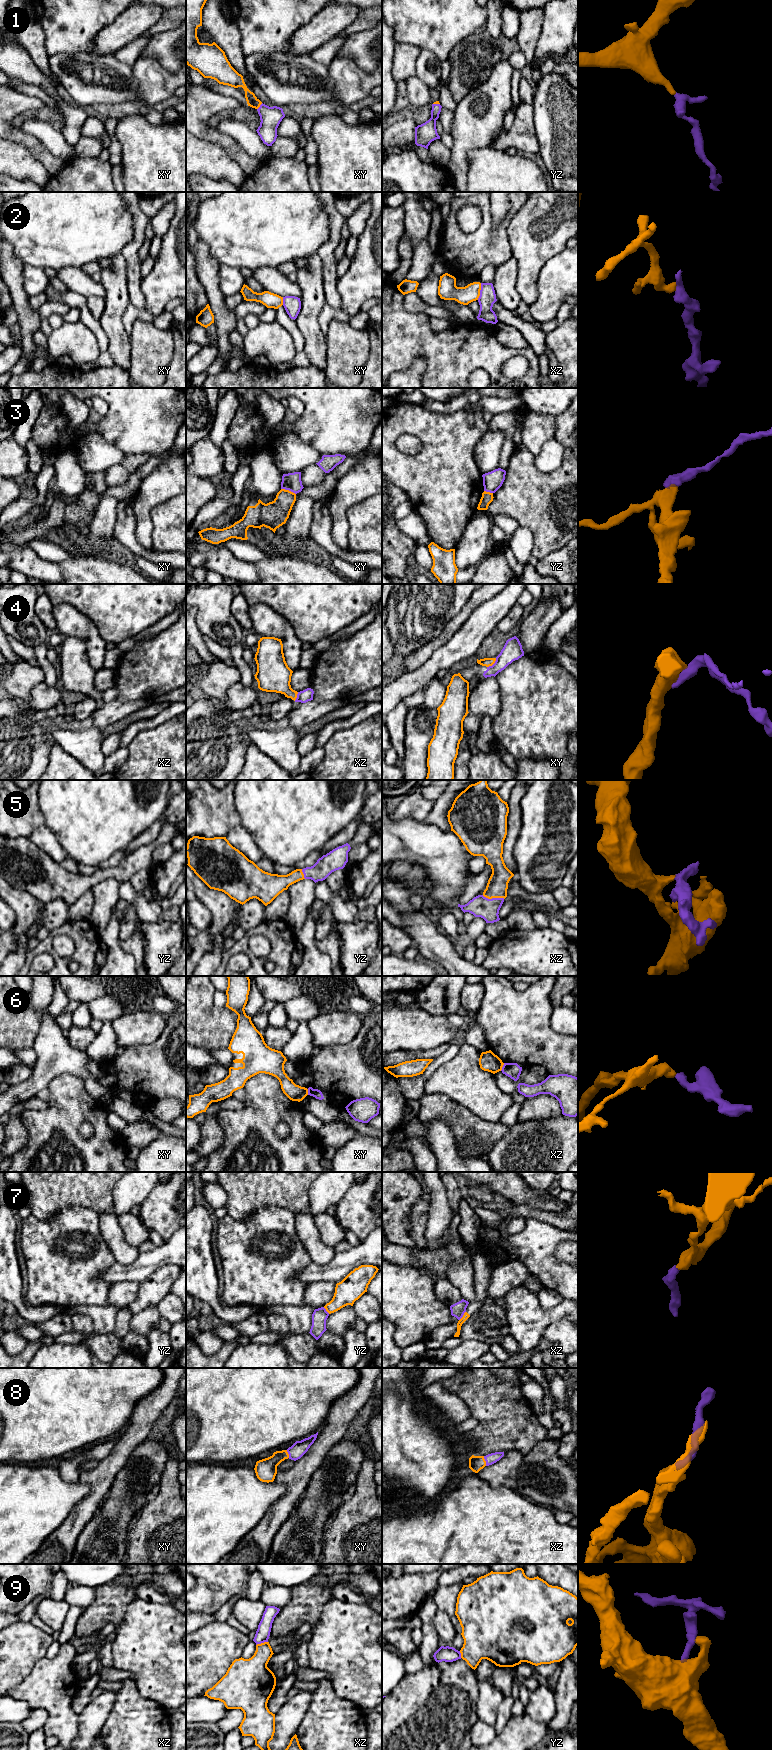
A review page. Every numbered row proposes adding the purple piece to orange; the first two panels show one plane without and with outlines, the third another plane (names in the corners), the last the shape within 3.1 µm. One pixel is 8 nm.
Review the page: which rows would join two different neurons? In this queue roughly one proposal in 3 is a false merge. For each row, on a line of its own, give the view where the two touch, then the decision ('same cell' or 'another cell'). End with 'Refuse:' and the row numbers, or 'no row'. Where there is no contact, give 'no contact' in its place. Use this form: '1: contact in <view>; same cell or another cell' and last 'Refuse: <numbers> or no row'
1: contact in xy; same cell
2: contact in xz; another cell
3: contact in xy; another cell
4: contact in xy; another cell
5: contact in xz; same cell
6: contact in xz; another cell
7: contact in xz; another cell
8: contact in xz; same cell
9: contact in xz; another cell
Refuse: 2, 3, 4, 6, 7, 9

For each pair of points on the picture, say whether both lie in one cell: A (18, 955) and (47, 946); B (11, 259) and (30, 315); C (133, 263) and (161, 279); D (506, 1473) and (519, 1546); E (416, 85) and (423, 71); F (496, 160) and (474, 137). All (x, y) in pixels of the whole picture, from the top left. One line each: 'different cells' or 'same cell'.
A: different cells
B: same cell
C: different cells
D: different cells
E: different cells
F: different cells

